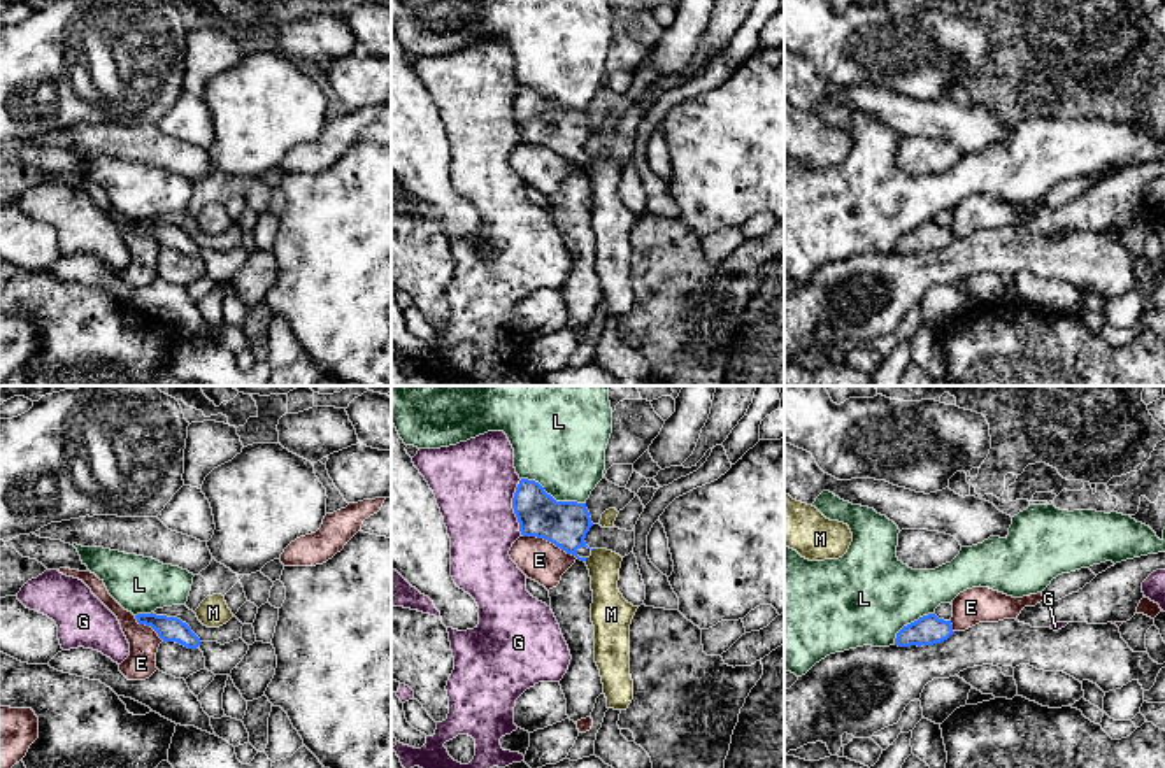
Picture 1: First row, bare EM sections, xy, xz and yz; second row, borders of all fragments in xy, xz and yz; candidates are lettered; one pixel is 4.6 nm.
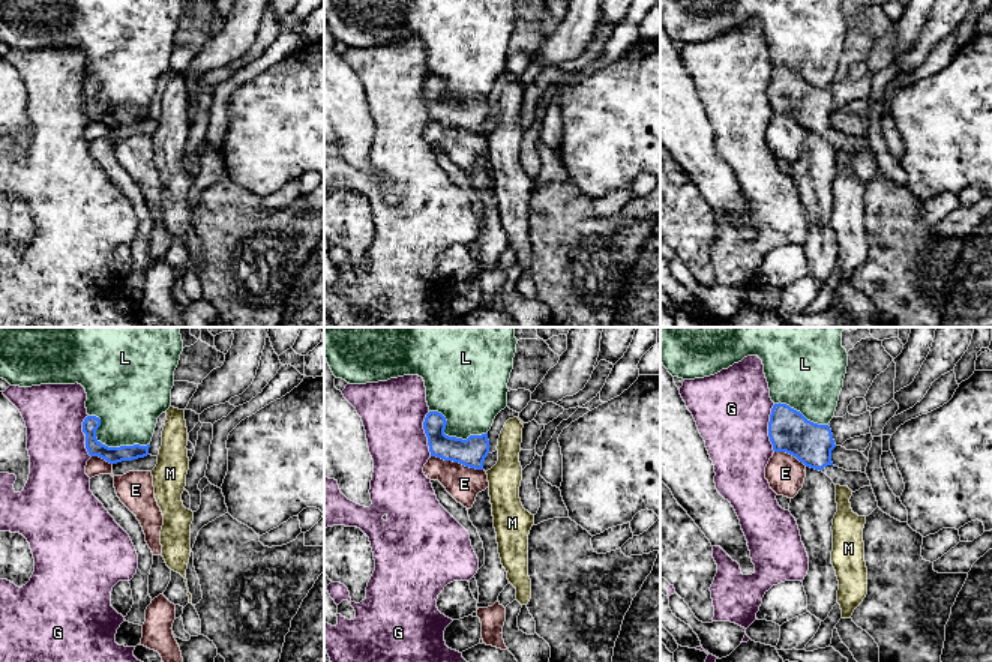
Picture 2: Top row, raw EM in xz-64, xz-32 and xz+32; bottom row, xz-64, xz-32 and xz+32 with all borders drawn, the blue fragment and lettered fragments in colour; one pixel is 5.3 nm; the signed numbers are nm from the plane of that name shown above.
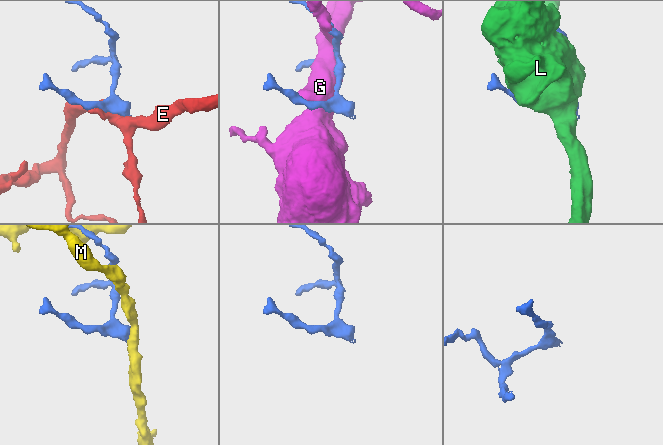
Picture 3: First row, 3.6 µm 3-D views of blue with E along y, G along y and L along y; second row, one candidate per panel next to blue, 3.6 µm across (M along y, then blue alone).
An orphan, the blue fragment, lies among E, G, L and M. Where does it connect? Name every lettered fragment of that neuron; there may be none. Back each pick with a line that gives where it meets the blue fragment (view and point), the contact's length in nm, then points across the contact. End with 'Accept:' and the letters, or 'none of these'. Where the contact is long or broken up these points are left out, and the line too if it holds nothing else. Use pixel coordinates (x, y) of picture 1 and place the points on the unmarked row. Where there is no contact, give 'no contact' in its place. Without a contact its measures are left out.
Accept: none of these

